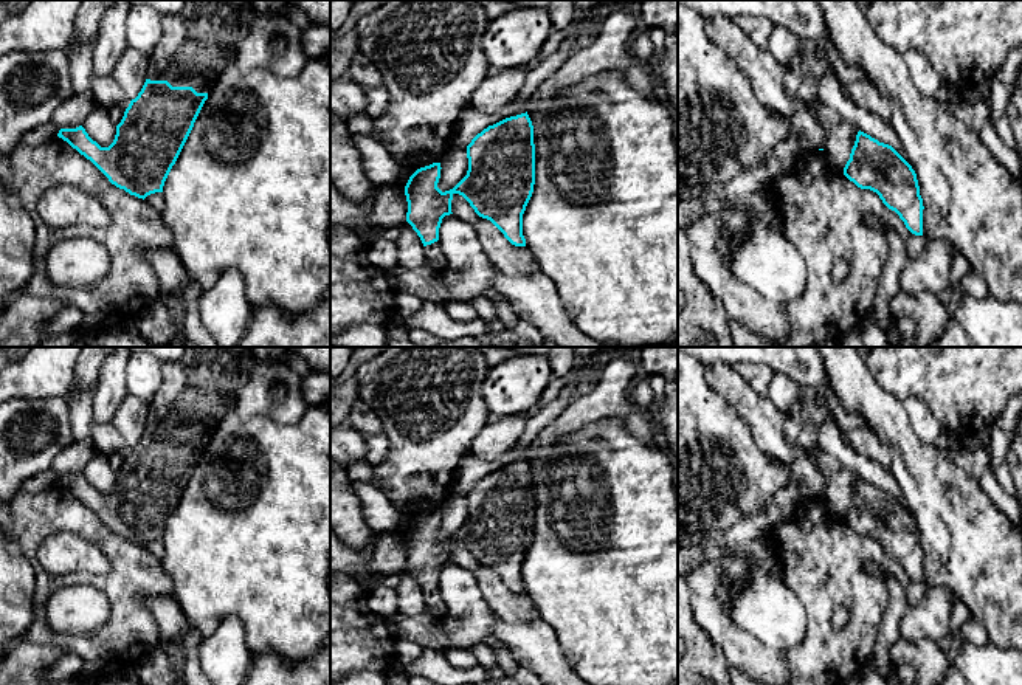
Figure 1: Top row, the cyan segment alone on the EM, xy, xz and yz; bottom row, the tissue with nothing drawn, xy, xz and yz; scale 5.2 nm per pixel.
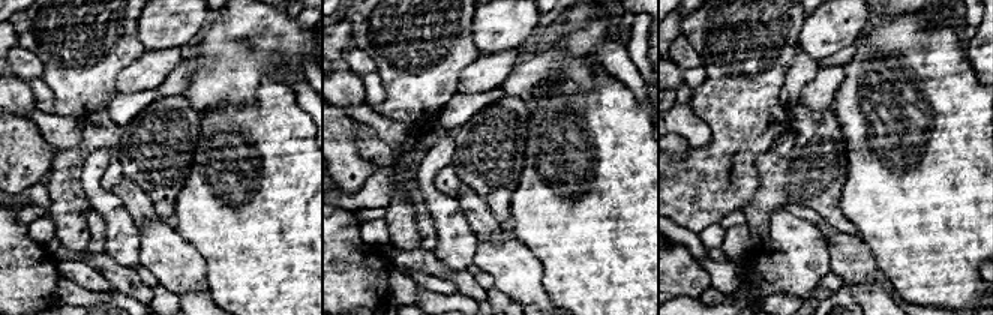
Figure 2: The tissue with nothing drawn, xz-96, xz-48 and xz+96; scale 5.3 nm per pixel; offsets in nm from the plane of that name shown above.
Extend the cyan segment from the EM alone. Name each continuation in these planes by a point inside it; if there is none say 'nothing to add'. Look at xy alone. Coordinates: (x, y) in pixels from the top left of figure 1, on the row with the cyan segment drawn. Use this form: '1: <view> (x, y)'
1: xy (199, 42)

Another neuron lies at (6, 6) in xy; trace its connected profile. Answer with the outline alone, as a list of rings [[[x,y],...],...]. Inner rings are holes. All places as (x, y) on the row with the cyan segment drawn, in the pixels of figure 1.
[[[3,0],[0,3],[0,22],[22,9],[29,0]]]

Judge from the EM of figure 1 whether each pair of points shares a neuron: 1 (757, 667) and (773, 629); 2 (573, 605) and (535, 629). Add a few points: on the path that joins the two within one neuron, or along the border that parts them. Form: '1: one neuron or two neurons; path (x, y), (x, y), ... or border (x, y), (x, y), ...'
1: two neurons; border (737, 625), (766, 647), (782, 653)
2: two neurons; border (540, 616), (552, 628), (565, 653)

